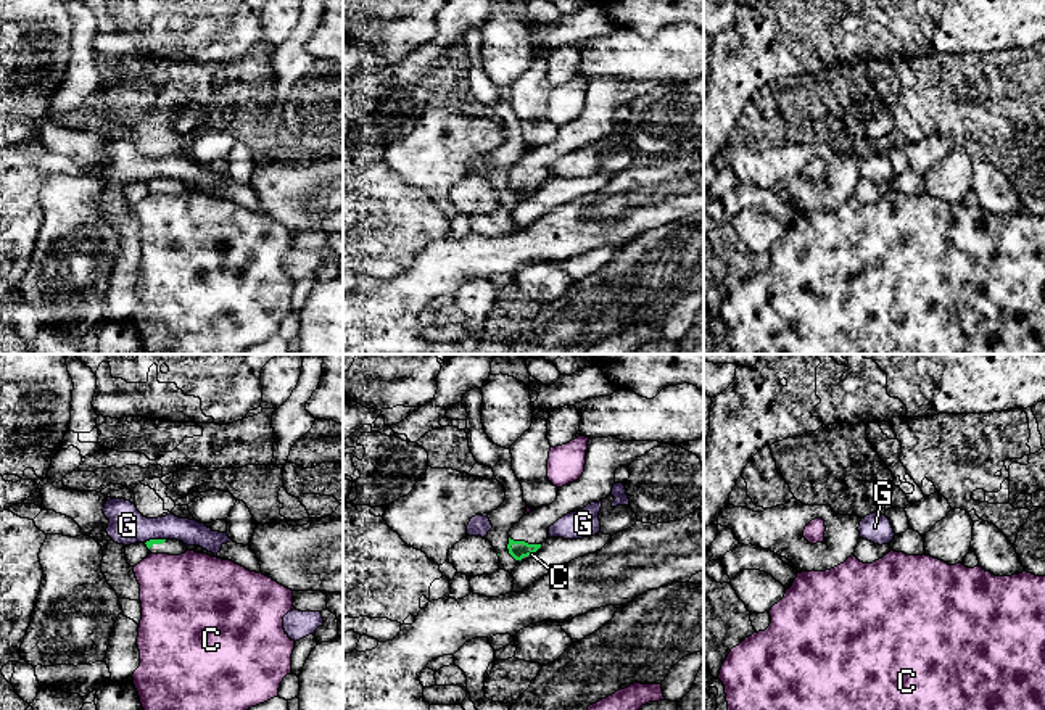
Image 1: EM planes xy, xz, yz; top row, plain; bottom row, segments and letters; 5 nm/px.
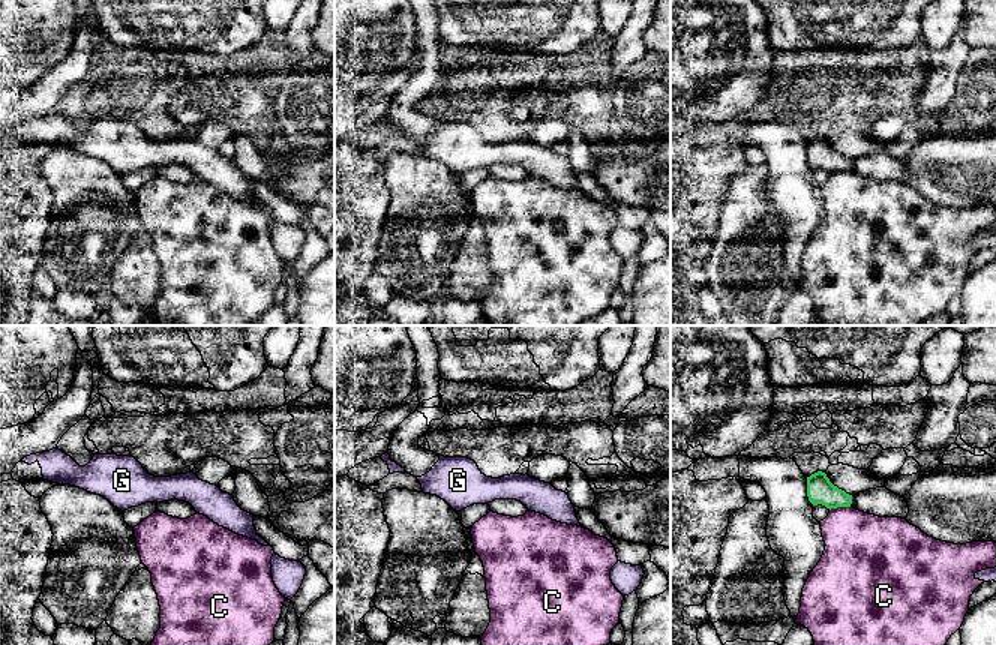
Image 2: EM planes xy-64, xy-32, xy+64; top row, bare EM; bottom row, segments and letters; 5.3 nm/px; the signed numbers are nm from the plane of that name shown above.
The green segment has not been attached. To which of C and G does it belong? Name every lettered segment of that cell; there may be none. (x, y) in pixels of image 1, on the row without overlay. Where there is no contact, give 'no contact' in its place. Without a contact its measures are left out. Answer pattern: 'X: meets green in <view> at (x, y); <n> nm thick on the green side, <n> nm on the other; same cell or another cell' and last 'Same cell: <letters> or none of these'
C: meets green in xz at (525, 195); 90 nm thick on the green side, 20 nm on the other; another cell
G: meets green in xy at (155, 179); 40 nm thick on the green side, 180 nm on the other; another cell
Same cell: none of these

